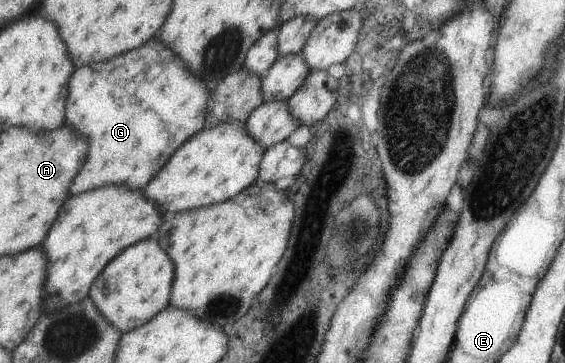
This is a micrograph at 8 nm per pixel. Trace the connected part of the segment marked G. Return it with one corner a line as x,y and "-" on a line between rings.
158,37
148,39
136,49
114,55
108,61
88,63
75,69
67,85
68,99
65,99
66,117
63,121
86,137
88,153
78,175
70,183
72,196
88,189
98,189
100,185
124,185
128,189
141,191
182,143
206,127
205,115
210,91
179,57
166,49

